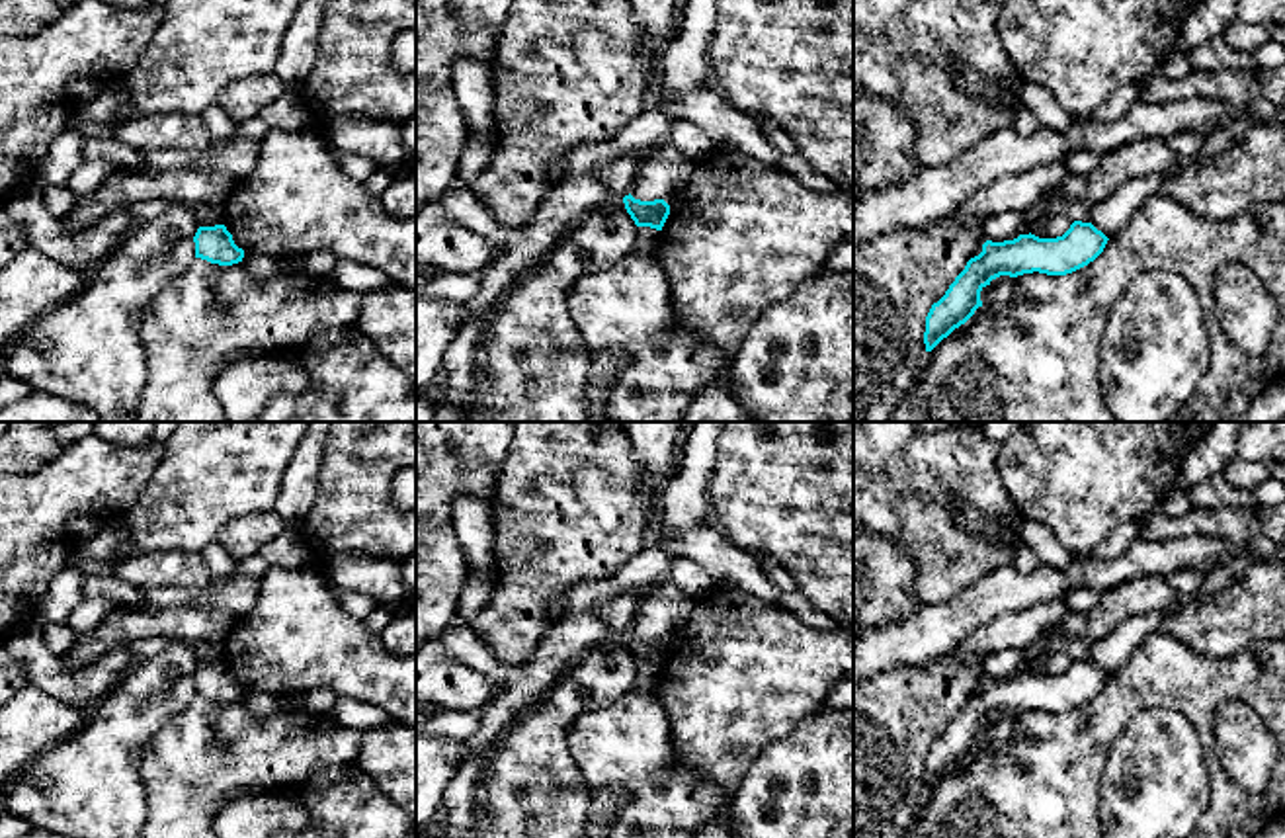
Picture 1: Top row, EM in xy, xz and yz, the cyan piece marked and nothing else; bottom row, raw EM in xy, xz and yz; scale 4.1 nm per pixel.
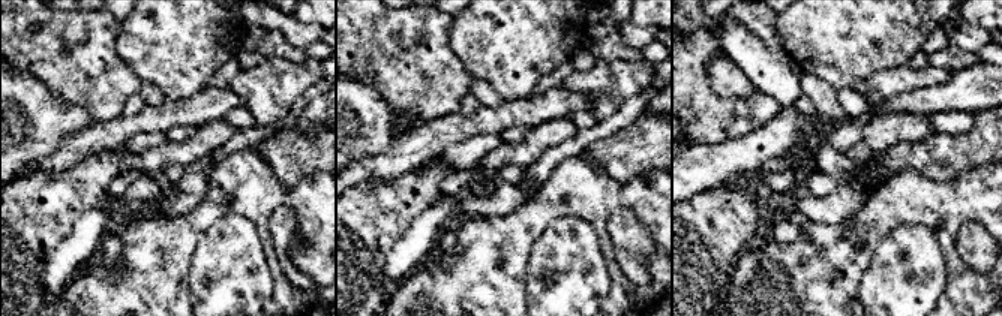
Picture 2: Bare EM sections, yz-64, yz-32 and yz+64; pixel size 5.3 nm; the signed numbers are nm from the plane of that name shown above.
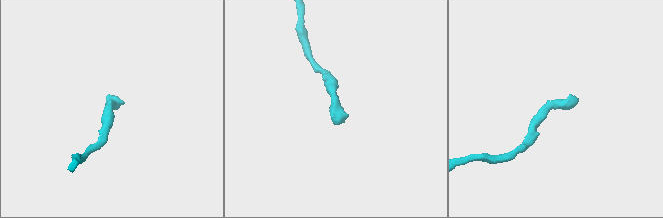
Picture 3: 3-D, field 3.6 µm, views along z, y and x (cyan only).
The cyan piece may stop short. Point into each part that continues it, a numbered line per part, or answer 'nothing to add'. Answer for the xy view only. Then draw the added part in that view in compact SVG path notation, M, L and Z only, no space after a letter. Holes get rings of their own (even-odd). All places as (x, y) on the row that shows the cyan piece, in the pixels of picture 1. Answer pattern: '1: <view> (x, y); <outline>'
nothing to add

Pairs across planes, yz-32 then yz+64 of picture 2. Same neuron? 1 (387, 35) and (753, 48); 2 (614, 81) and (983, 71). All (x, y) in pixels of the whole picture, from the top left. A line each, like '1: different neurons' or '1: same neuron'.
1: different neurons
2: different neurons

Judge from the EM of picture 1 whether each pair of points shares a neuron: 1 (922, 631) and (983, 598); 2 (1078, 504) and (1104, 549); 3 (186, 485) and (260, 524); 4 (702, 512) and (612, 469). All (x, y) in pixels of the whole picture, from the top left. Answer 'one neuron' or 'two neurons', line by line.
1: one neuron
2: two neurons
3: two neurons
4: two neurons

